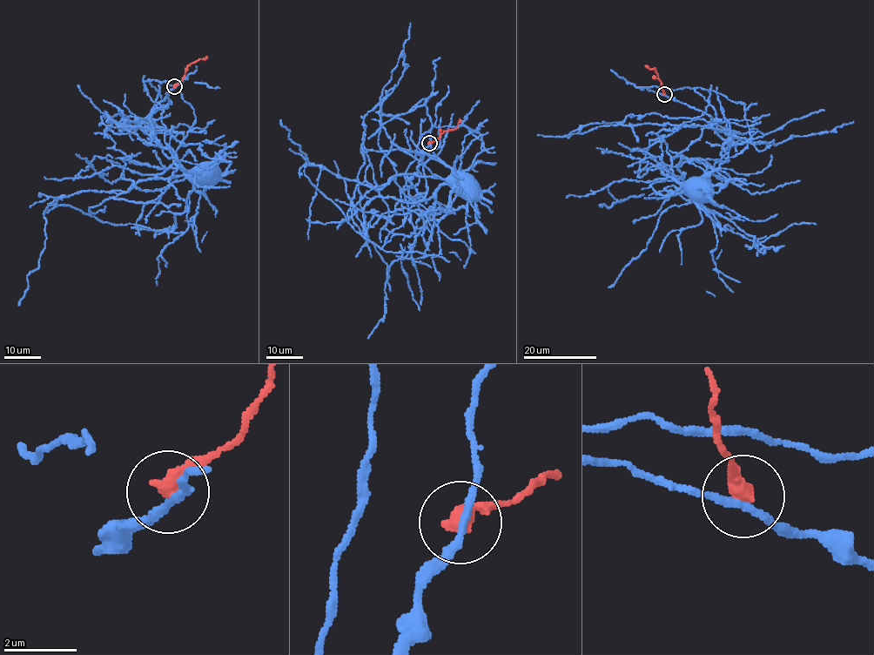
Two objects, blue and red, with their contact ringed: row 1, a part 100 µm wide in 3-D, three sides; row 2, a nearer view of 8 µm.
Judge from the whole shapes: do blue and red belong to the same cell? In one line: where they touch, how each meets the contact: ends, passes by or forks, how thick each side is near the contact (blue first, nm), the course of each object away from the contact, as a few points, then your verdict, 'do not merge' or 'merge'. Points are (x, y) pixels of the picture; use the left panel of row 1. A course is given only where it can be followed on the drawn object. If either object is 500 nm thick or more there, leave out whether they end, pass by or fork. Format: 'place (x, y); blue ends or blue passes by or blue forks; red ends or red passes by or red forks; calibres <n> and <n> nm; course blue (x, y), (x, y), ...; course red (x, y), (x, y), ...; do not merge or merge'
place (174, 86); blue passes by; red ends; calibres 190 and 440 nm; course blue (174, 87), (166, 94), (169, 104), (151, 116), (153, 134), (161, 146), (171, 149), (187, 170), (216, 171); course red (174, 87), (182, 79), (186, 67), (206, 56); do not merge

